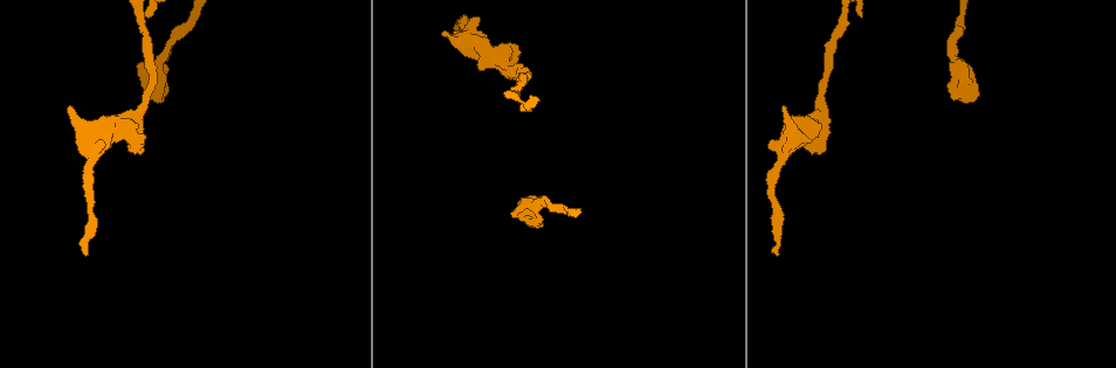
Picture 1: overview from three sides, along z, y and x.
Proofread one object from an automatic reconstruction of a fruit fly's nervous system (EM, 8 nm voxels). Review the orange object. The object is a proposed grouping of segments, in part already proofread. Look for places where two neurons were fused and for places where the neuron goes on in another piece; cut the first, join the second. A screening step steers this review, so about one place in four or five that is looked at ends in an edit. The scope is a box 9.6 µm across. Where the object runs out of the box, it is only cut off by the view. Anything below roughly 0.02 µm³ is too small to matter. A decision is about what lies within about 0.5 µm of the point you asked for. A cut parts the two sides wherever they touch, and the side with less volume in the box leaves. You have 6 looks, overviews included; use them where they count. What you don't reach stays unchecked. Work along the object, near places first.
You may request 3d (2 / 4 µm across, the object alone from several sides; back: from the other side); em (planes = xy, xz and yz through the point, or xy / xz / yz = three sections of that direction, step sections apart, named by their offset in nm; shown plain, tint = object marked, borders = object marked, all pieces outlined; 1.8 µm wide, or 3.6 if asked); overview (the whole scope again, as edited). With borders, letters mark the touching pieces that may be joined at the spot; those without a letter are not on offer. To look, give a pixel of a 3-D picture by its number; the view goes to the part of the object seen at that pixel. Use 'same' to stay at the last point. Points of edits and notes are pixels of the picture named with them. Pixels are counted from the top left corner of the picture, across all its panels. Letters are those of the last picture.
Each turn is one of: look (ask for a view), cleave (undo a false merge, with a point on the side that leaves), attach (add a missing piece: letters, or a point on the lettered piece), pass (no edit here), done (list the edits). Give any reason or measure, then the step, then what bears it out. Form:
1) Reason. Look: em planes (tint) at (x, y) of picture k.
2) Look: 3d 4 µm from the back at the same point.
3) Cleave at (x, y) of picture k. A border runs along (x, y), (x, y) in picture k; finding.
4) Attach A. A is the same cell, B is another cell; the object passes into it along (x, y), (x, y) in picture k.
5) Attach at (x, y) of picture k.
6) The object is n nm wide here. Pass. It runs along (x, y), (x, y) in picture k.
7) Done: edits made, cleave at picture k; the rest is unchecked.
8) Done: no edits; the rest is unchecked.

End of a long branch. Look: 3d 4 µm at (520, 109) of picture 1.

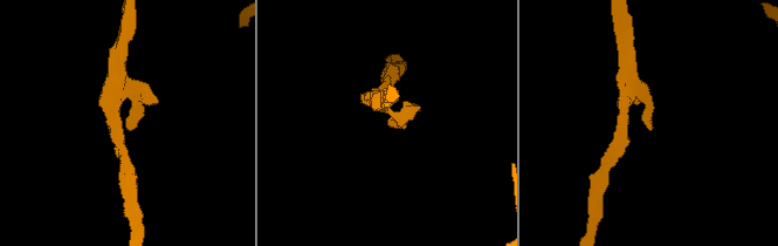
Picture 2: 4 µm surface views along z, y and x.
Now the EM. Look: em xz step 8 (borders) at (387, 124) of picture 2.

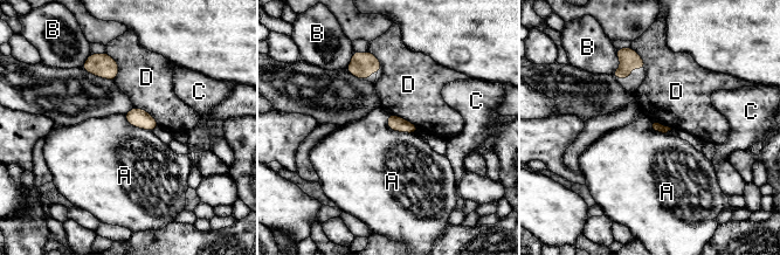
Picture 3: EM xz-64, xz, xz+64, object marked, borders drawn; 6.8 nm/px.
Look: em planes (borders) at the same point.

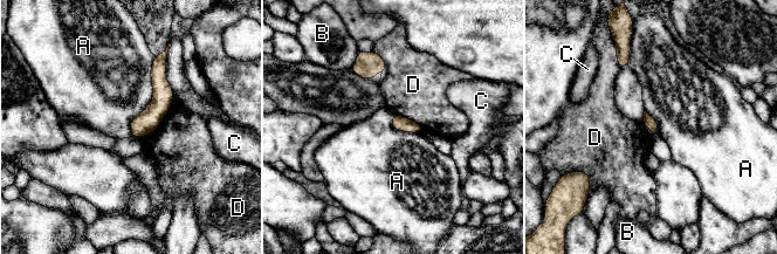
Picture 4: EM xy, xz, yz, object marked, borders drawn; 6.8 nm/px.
Pass. A, B, C and D are other cells; it runs along (158, 61), (159, 107), (138, 135) in picture 4; no lettered piece goes on from it.

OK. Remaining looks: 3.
Abrupt turn. Look: em planes (borders) at (501, 63) of picture 1.

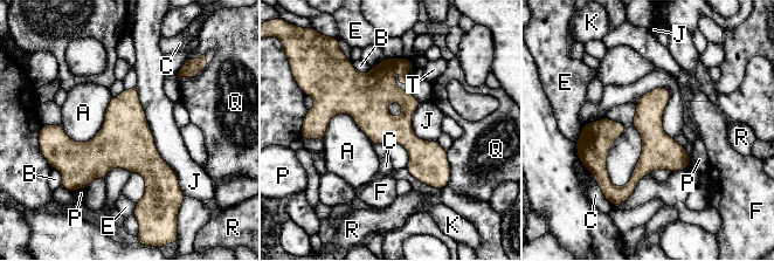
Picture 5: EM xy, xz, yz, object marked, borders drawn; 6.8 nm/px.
Pass. A, B, C, E, F, J, K, P, Q, R and T are other cells; continuous, no second neuron.

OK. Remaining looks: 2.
Branch stops here. Look: em xz step 4 (borders) at (540, 225) of picture 1.

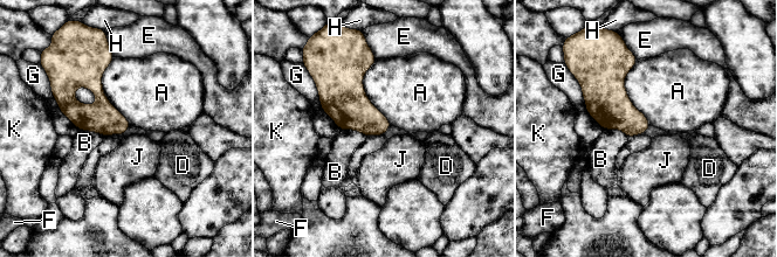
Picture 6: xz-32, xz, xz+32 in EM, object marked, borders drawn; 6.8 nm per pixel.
The longest contact is with A, 500 nm. Pass. A, B, D, E, F, G, H, J and K are other cells; a border runs along (114, 56), (102, 89), (131, 125) in picture 6; none of them fits.

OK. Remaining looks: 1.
Done: no edits; the rest is unchecked.

